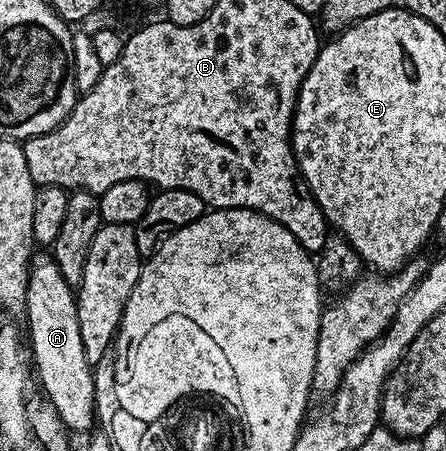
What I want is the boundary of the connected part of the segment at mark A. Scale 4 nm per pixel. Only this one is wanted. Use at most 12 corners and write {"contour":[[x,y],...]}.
{"contour":[[47,252],[27,271],[33,370],[64,427],[95,422],[76,291]]}

